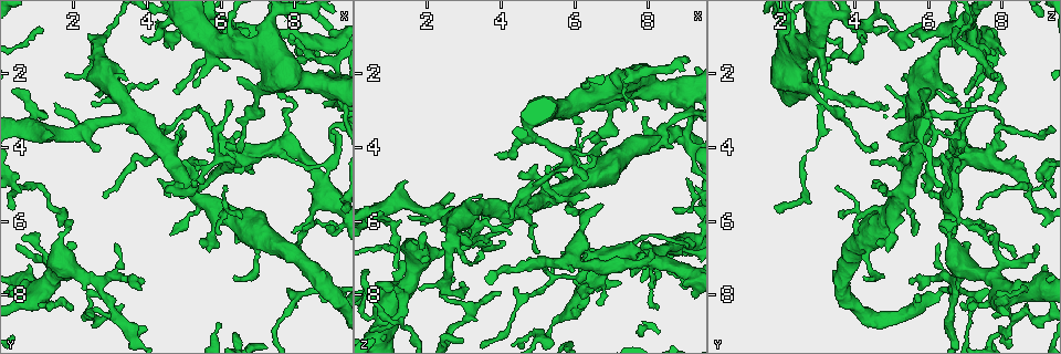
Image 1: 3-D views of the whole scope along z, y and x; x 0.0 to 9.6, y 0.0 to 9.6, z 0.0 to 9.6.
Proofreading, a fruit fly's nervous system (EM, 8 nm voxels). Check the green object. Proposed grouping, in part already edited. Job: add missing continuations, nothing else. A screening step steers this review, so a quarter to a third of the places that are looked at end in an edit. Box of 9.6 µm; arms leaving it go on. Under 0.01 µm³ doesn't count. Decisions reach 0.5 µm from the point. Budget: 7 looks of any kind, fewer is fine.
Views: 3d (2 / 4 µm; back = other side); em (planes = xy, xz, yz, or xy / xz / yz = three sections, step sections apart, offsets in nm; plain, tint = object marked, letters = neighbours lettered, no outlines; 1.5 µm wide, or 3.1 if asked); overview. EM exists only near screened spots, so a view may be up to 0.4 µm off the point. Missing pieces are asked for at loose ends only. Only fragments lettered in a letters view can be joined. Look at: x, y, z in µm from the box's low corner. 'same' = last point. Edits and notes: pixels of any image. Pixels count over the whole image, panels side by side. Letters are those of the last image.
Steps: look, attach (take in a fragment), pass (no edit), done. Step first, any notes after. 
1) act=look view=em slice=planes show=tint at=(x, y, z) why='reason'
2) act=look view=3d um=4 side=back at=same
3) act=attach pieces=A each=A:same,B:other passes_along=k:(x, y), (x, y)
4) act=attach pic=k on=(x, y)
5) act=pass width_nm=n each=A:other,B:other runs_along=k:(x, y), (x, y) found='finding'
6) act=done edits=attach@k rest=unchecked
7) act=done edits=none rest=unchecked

act=look view=3d um=4 at=(4.00, 8.85, 7.95) why='an open end'

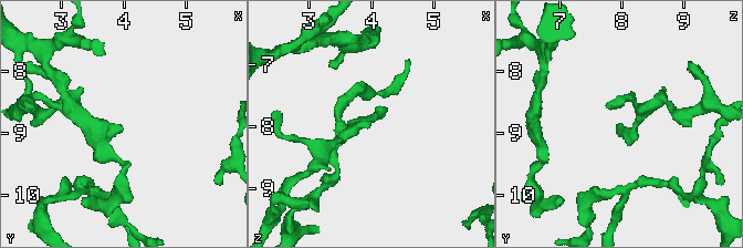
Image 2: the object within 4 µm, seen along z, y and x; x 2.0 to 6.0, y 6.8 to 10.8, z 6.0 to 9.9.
act=look view=em slice=planes show=plain at=(3.95, 8.85, 7.95) why='need the tissue'

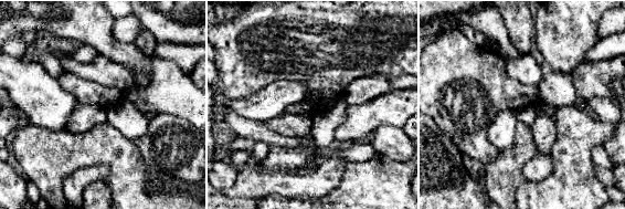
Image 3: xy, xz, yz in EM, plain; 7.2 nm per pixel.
act=look view=em slice=planes show=letters at=same

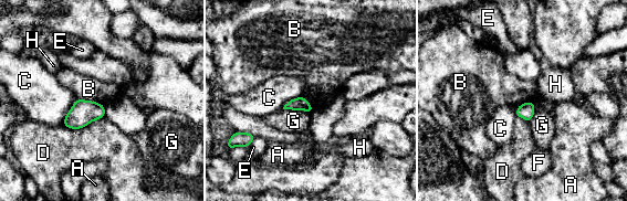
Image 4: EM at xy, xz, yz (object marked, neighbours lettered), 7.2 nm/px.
act=pass width_nm=100 longest_contact=D:320nm each=A:other,B:other,C:other,D:other,E:other,F:other,G:other,H:other found='none of them fits'

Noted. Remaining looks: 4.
act=look view=3d um=4 at=(2.90, 2.60, 7.60) why='an open end'

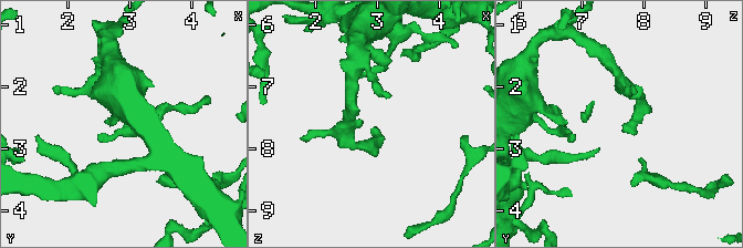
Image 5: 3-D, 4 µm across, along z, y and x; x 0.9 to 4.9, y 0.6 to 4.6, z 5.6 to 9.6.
act=look view=em slice=planes show=letters at=(2.90, 2.65, 7.65)

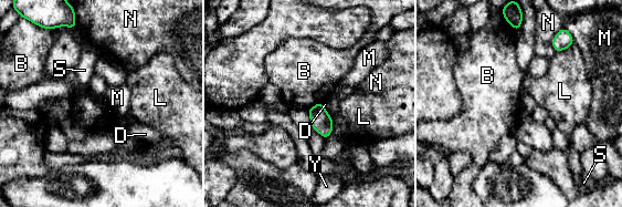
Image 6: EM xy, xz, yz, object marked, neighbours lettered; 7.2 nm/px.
act=pass each=B:other,D:other,L:other,M:other,N:other,S:other,Y:other border=6:(320, 101), (308, 109) found='no lettered fragment goes on from it'

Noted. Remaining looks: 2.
act=look view=em slice=xy step=8 show=letters at=(1.35, 3.60, 4.85) why='free end'

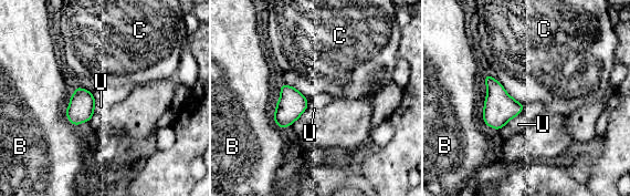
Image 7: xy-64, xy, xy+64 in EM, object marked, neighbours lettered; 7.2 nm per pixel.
act=look view=em slice=planes show=letters at=same why='cut it another way'

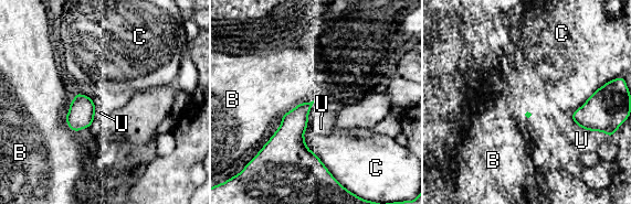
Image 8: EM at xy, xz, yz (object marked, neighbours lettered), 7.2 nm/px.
act=pass longest_contact=C:320nm each=B:other,C:other,U:other found='none of them fits'

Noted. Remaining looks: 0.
act=done edits=none rest=unchecked

